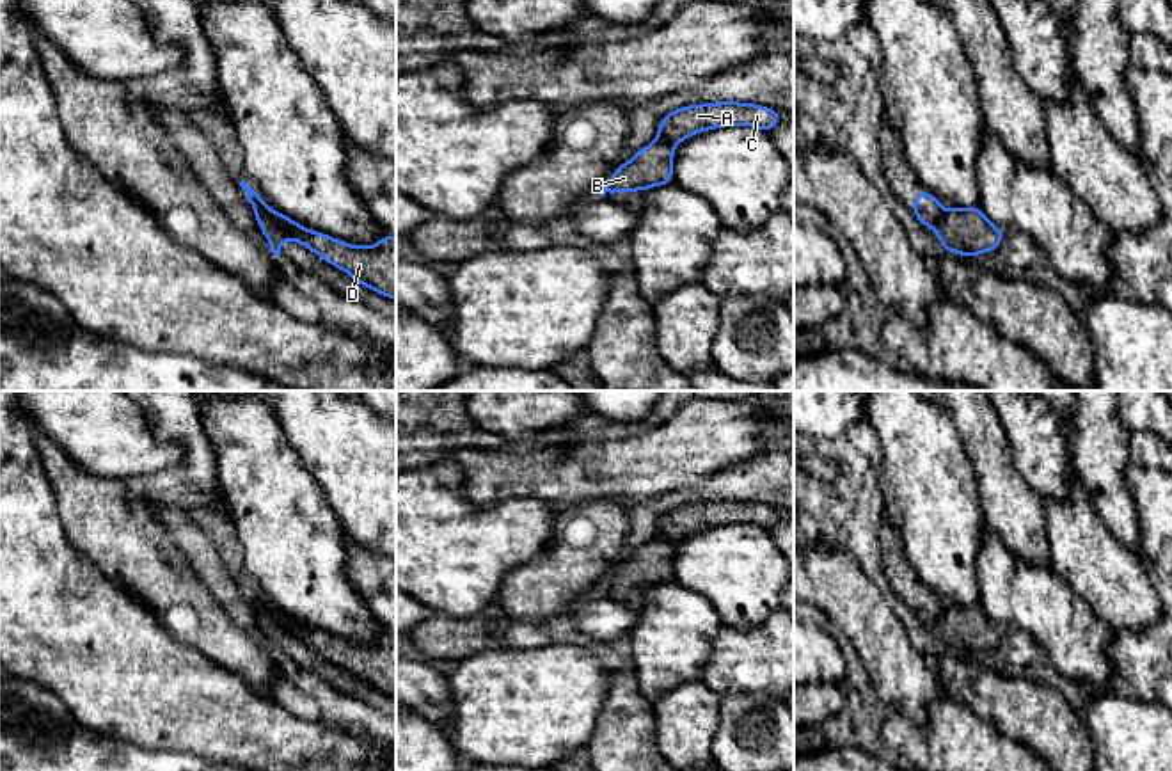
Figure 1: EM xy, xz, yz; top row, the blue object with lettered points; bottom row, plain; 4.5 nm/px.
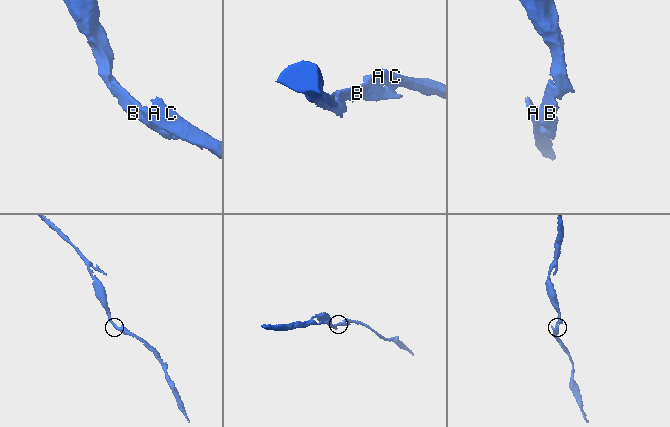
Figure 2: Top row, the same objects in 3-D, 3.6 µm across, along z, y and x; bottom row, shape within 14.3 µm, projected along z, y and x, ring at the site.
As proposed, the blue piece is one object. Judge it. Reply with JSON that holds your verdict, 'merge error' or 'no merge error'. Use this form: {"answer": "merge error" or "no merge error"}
{"answer": "merge error"}

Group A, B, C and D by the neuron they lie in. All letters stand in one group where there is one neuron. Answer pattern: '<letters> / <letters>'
A C D / B

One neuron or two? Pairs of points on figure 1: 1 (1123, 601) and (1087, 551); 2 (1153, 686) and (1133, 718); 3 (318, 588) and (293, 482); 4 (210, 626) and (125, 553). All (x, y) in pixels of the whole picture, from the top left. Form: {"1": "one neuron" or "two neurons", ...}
{"1": "one neuron", "2": "two neurons", "3": "one neuron", "4": "one neuron"}

